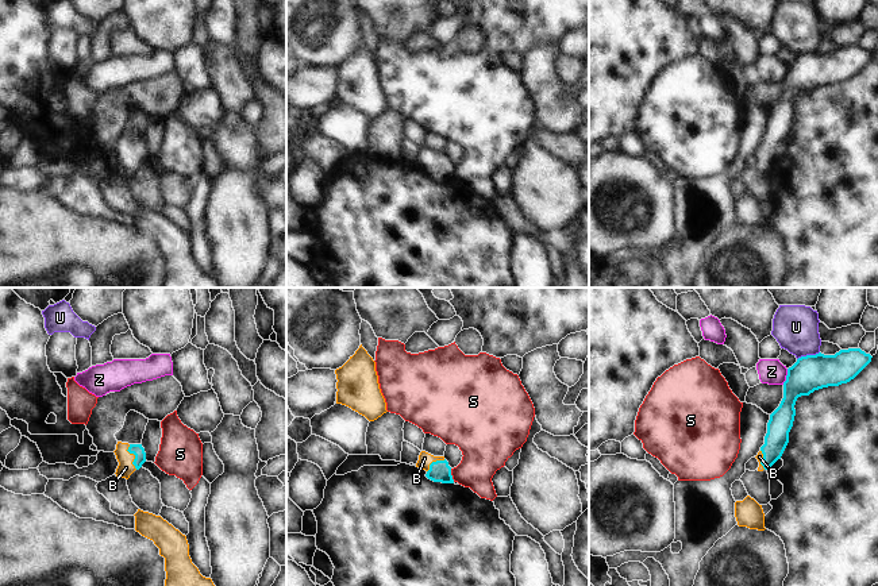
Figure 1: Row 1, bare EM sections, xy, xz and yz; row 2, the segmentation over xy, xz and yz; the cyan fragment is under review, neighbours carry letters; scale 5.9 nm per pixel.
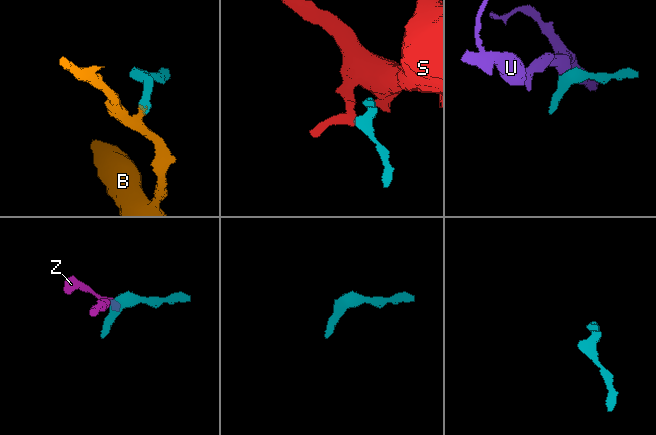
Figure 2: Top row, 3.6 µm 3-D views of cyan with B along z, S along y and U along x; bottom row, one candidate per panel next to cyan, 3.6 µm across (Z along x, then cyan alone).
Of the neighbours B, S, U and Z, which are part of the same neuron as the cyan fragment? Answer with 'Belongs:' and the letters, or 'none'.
Belongs: B

